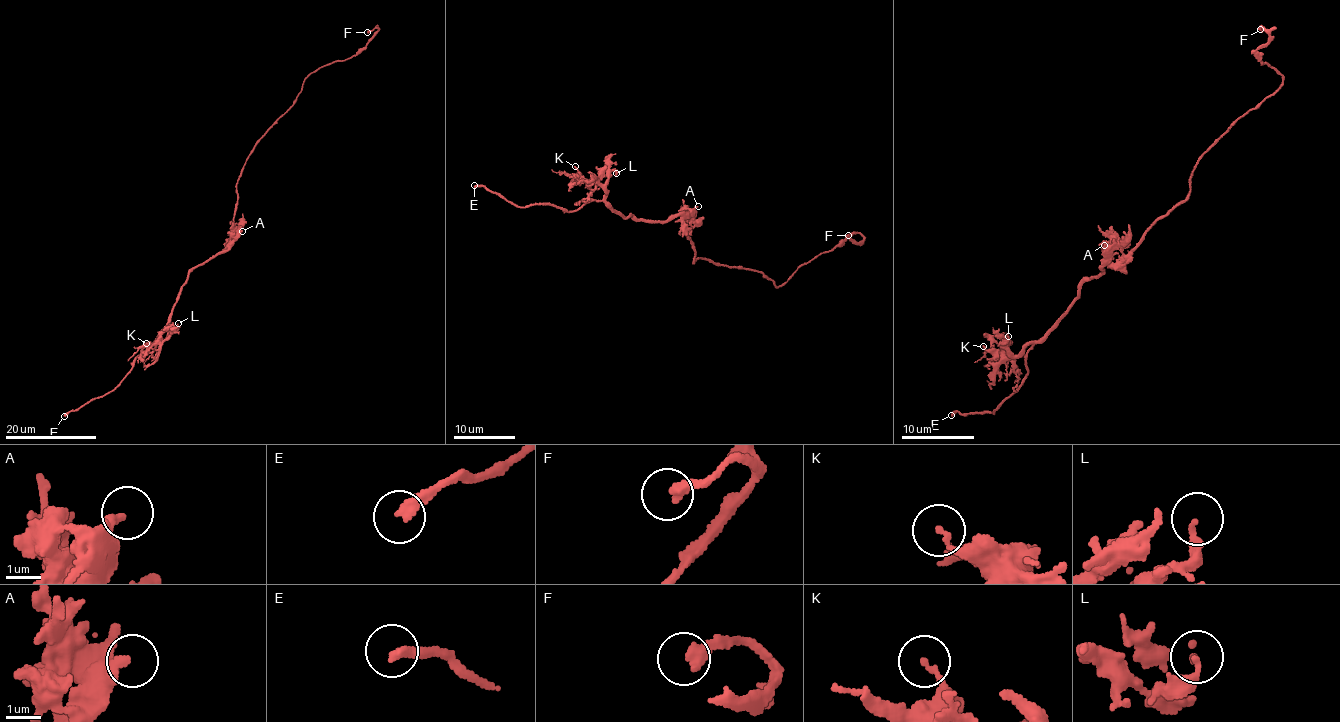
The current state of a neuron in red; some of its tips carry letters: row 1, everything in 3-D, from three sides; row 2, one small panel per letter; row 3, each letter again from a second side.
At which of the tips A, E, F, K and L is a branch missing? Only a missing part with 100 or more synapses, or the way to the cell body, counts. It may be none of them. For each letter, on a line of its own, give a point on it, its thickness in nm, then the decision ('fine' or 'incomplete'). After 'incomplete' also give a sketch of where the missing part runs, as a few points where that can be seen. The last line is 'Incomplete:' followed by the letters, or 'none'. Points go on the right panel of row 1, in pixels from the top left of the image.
A: place (1104, 245); calibre 320 nm; fine
E: place (951, 415); calibre 320 nm; incomplete
F: place (1260, 29); calibre 340 nm; fine
K: place (983, 346); calibre 140 nm; fine
L: place (1008, 336); calibre 190 nm; fine
Incomplete: E

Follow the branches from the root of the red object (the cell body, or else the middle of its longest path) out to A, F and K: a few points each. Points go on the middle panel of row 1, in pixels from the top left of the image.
A: (689, 239), (687, 225), (698, 206)
F: (689, 239), (694, 263), (701, 257), (740, 265), (778, 287), (847, 237), (863, 239), (848, 235)
K: (689, 239), (681, 215), (654, 222), (614, 211), (605, 201), (606, 191), (589, 183), (575, 166)

